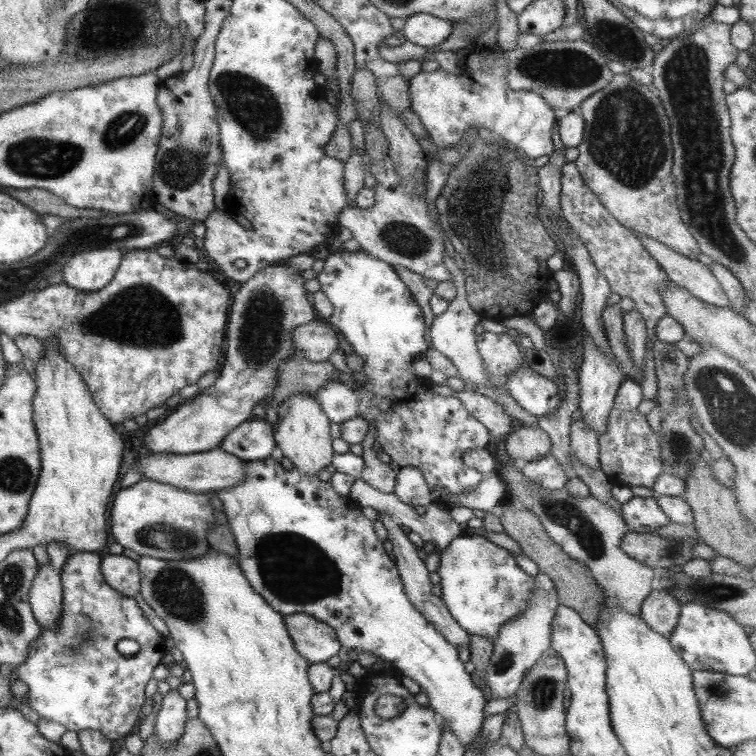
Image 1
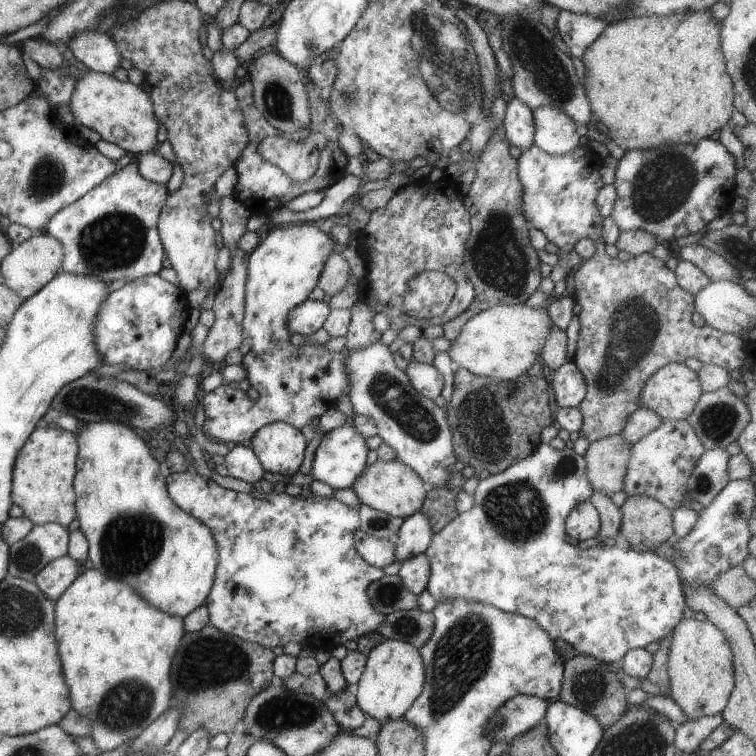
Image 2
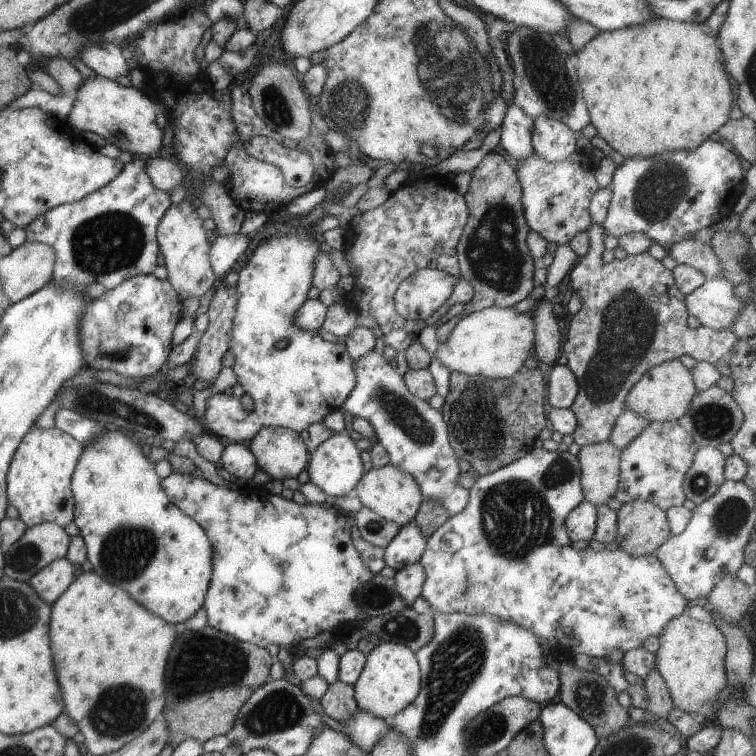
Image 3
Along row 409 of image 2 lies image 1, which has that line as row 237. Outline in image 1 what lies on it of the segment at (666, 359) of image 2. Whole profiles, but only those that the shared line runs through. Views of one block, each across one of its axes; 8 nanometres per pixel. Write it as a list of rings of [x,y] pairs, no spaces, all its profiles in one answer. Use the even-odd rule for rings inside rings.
[[[573,162],[565,163],[560,170],[559,209],[569,228],[583,242],[595,269],[605,277],[610,292],[630,298],[634,302],[635,310],[641,314],[645,322],[647,338],[654,342],[655,322],[666,314],[659,286],[670,282],[667,274],[655,258],[647,253],[639,239],[633,233],[629,233],[628,228],[621,226],[585,186]]]

